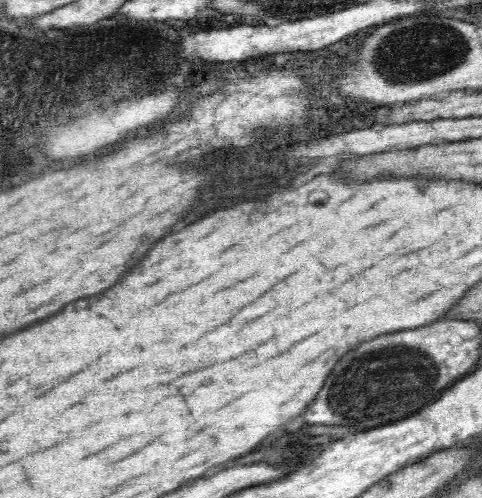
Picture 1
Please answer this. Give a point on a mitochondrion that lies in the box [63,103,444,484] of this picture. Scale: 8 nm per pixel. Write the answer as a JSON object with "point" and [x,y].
{"point":[412,368]}

